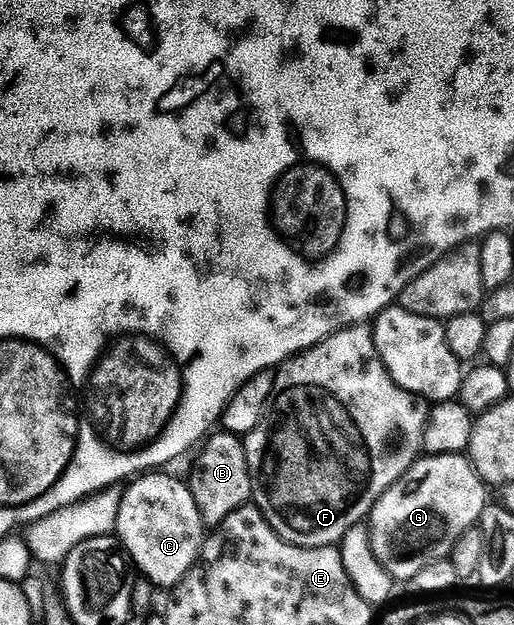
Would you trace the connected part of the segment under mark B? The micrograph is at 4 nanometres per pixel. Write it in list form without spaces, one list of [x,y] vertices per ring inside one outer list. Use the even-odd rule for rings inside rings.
[[[211,434],[201,444],[197,452],[198,460],[194,463],[194,472],[188,476],[190,492],[196,497],[202,520],[208,525],[229,520],[235,512],[247,506],[251,502],[256,482],[248,465],[245,442],[234,434],[219,434]]]

